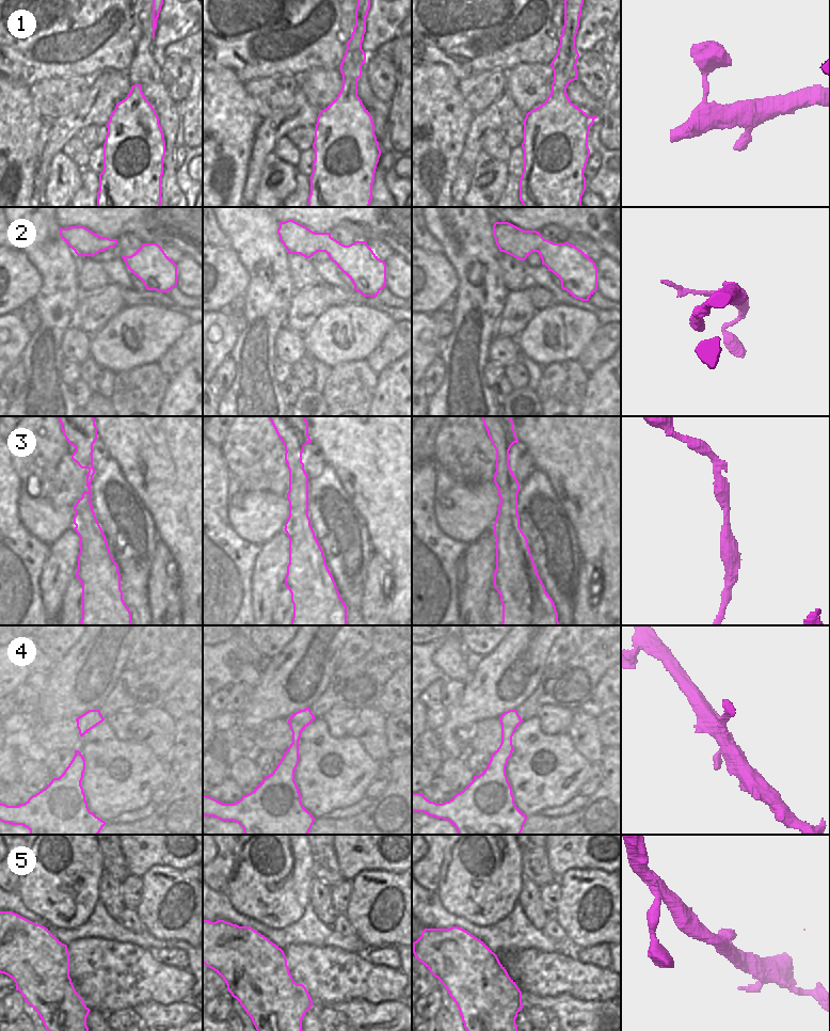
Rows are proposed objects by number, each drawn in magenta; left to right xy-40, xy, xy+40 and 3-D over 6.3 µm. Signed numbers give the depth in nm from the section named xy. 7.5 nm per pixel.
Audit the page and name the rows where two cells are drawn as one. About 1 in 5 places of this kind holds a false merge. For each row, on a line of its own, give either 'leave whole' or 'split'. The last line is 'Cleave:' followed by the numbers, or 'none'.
1: leave whole
2: split
3: leave whole
4: split
5: leave whole
Cleave: 2, 4

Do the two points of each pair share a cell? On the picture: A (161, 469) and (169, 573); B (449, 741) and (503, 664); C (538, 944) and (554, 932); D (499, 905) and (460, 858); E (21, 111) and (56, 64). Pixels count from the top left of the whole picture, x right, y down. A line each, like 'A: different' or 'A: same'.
A: different
B: same
C: different
D: same
E: different

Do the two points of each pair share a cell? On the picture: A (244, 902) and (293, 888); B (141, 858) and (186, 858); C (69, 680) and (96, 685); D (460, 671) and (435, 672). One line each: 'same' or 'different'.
A: same
B: same
C: same
D: different

